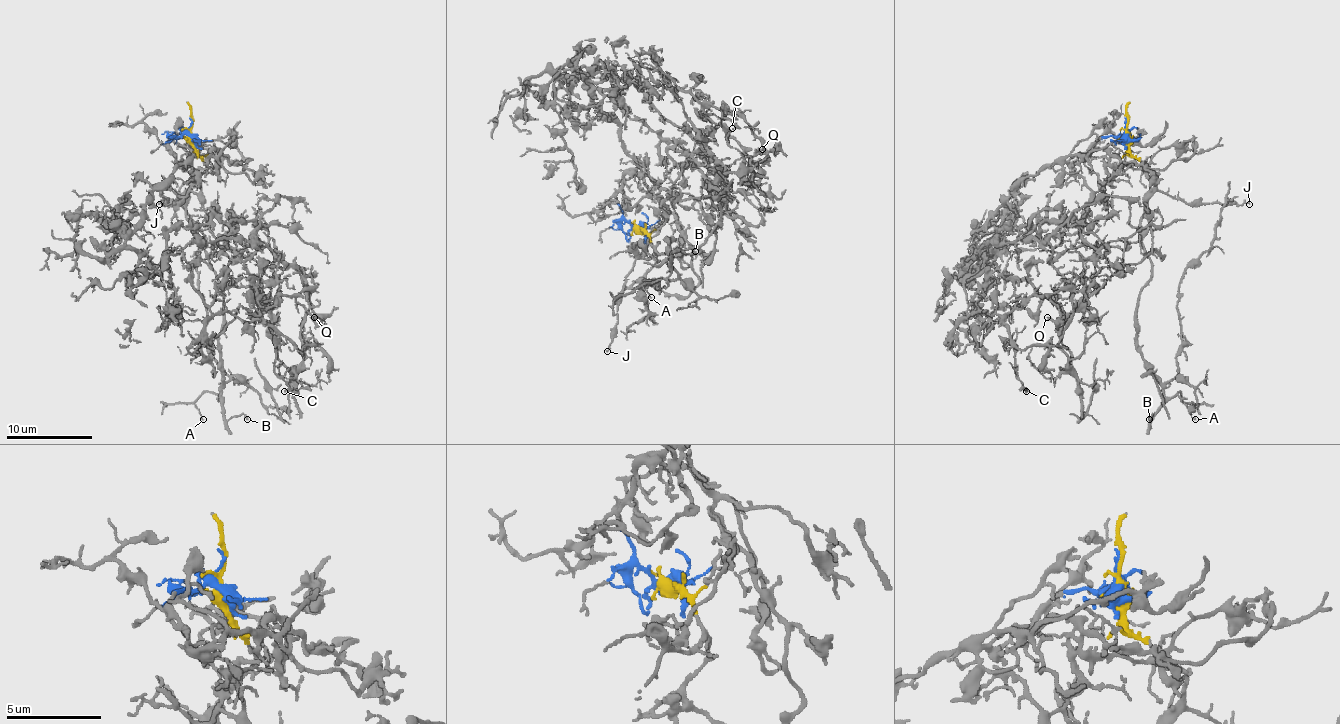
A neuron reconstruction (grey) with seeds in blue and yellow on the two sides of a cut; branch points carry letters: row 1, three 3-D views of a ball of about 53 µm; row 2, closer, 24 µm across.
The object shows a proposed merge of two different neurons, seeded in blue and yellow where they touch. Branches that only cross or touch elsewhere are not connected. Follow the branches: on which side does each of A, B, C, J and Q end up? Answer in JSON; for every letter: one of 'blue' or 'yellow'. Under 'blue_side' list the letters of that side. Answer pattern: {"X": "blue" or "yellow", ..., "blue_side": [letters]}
{"A": "yellow", "B": "yellow", "C": "blue", "J": "yellow", "Q": "blue", "blue_side": ["C", "Q"]}

